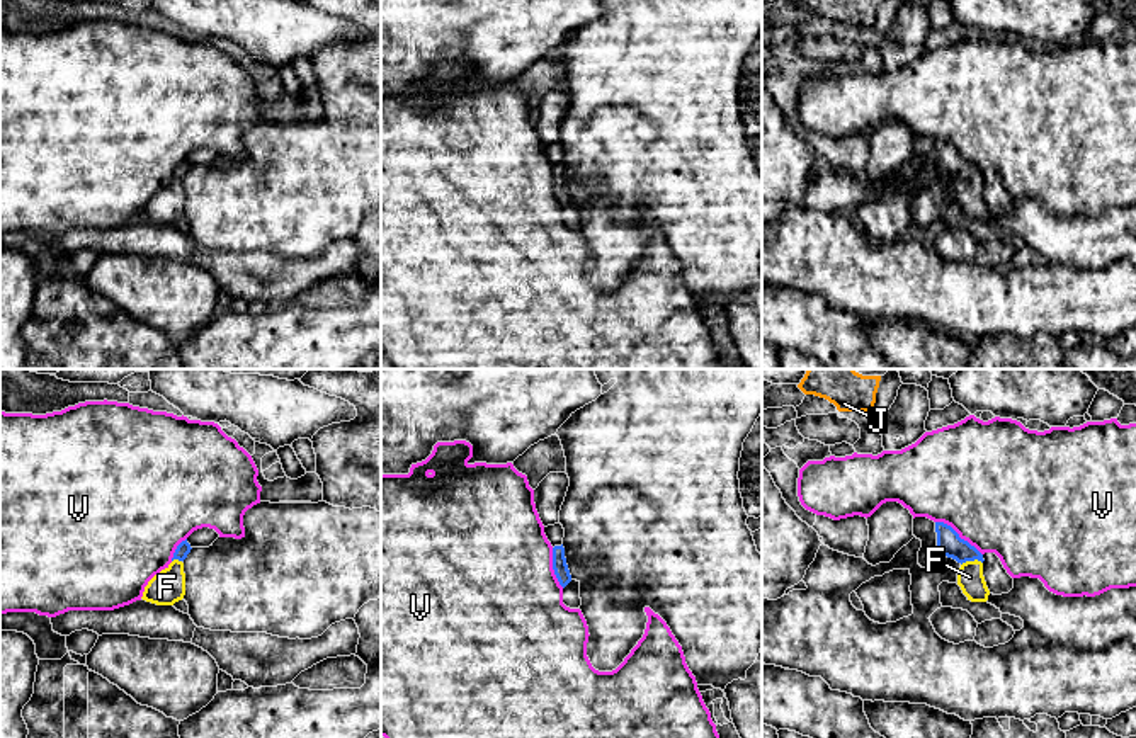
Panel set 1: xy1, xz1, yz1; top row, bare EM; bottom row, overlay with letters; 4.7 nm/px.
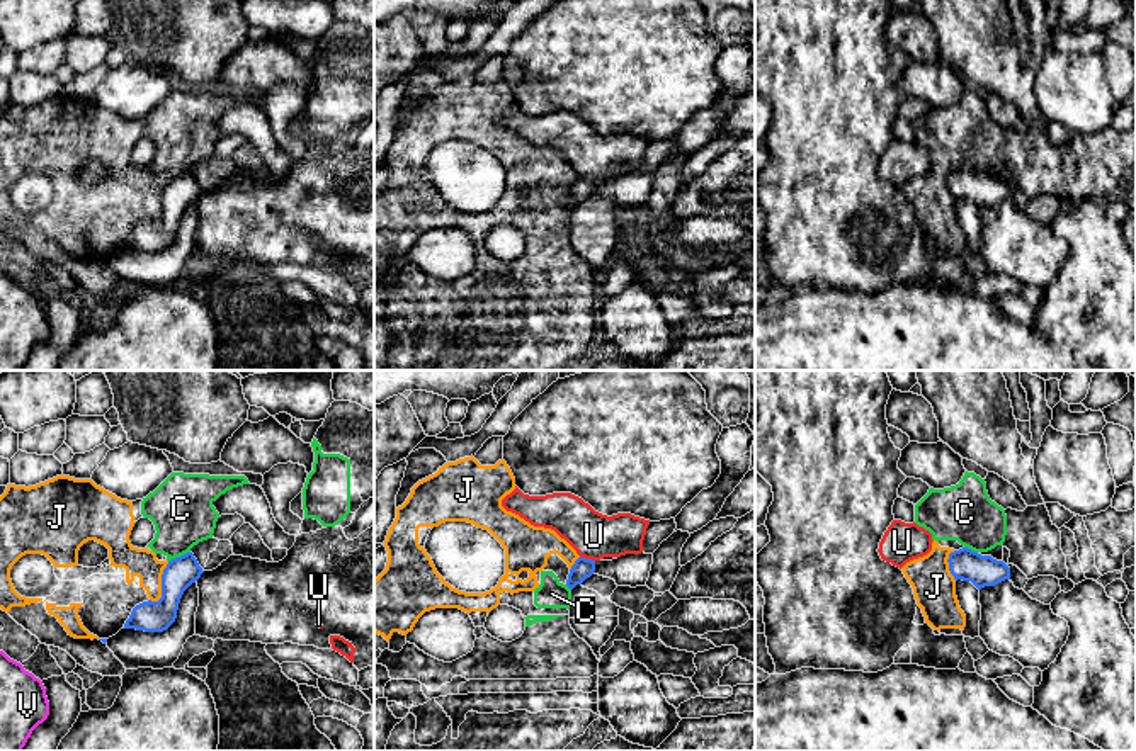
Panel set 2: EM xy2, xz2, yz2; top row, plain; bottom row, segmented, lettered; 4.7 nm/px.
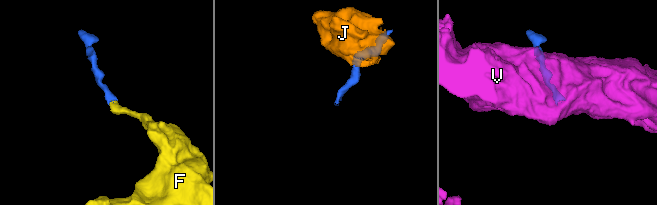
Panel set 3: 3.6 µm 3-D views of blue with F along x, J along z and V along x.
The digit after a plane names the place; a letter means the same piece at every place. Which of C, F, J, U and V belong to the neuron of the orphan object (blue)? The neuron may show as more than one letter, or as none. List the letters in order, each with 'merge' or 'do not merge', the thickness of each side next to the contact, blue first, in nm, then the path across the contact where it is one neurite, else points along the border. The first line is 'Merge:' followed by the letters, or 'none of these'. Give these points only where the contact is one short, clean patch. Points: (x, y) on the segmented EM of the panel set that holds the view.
Merge: F
C: do not merge | 150/300 nm | along xy2 (189, 551), (169, 561)
F: merge | 120/130 nm | across yz1 (949, 544), (971, 560), (970, 577)
J: do not merge | 150/140 nm | along xy2 (169, 561), (162, 575), (162, 595), (152, 602)
U: do not merge | 100/220 nm | along xz2 (580, 556), (594, 561)
V: do not merge | 120/480 nm

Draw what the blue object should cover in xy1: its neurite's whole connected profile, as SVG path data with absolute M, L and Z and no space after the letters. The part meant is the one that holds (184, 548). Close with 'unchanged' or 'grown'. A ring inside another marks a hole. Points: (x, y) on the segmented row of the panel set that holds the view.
M182 541L172 558L172 563L155 575L143 592L143 600L156 604L156 605L173 605L182 600L185 595L185 573L184 573L184 559L190 553L190 544Z; grown

